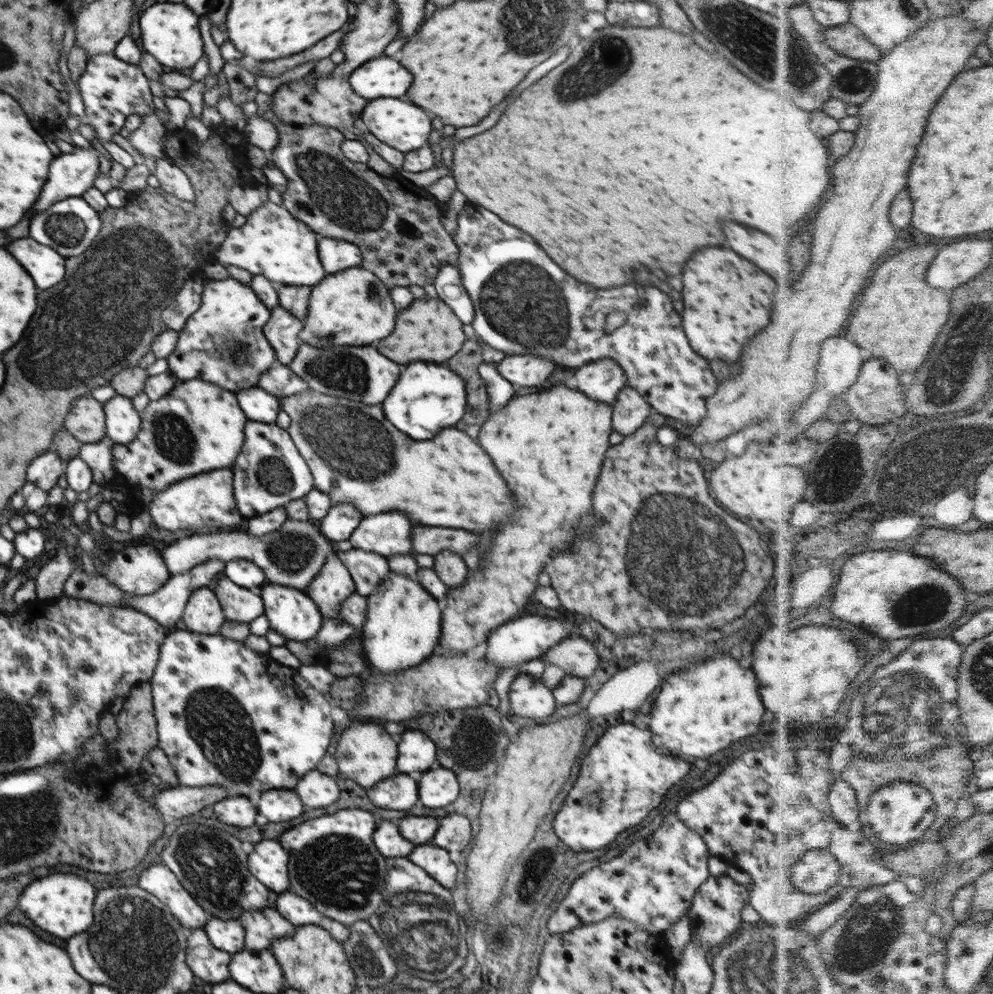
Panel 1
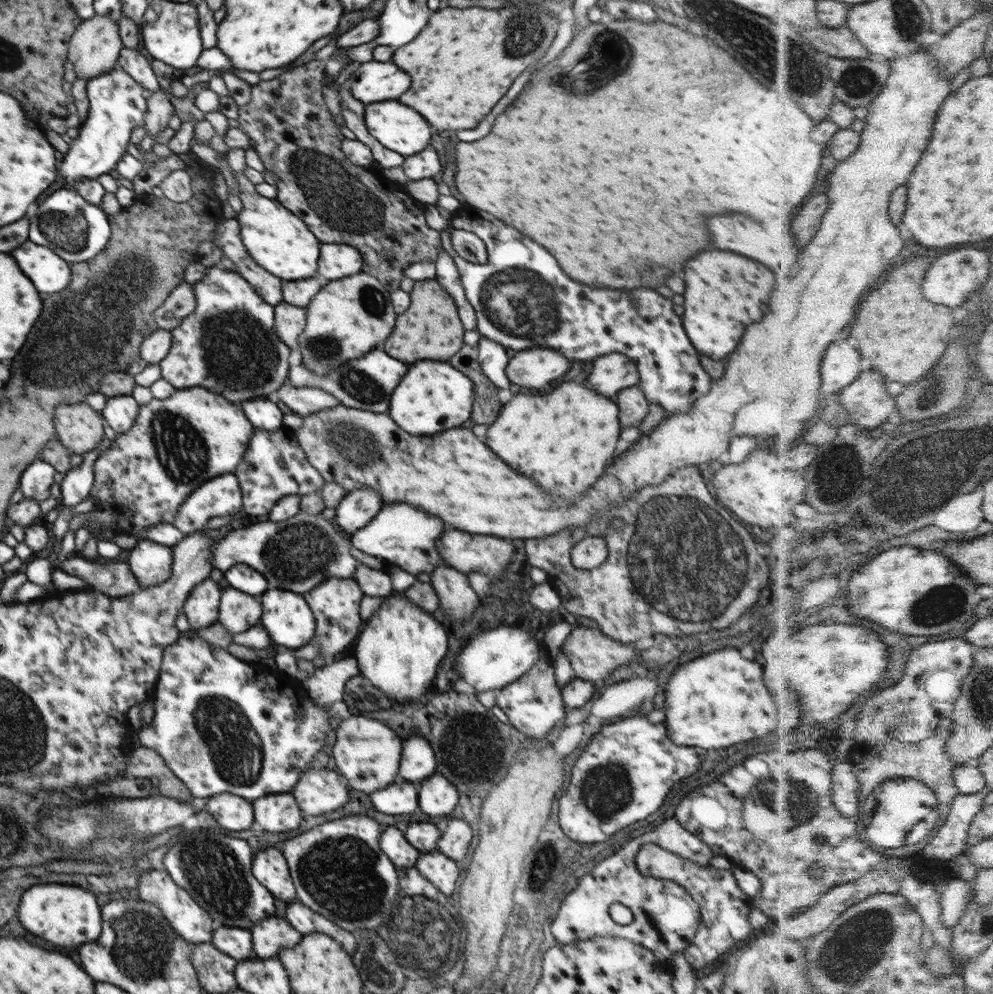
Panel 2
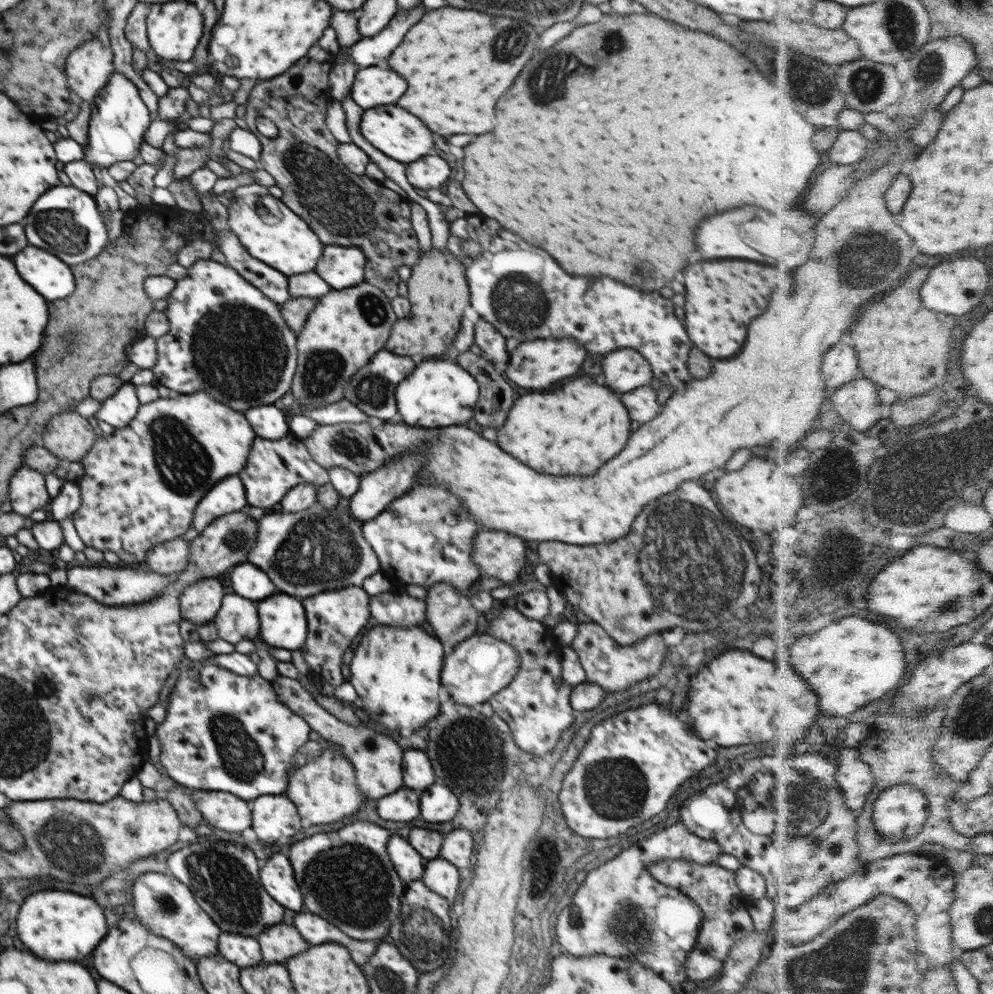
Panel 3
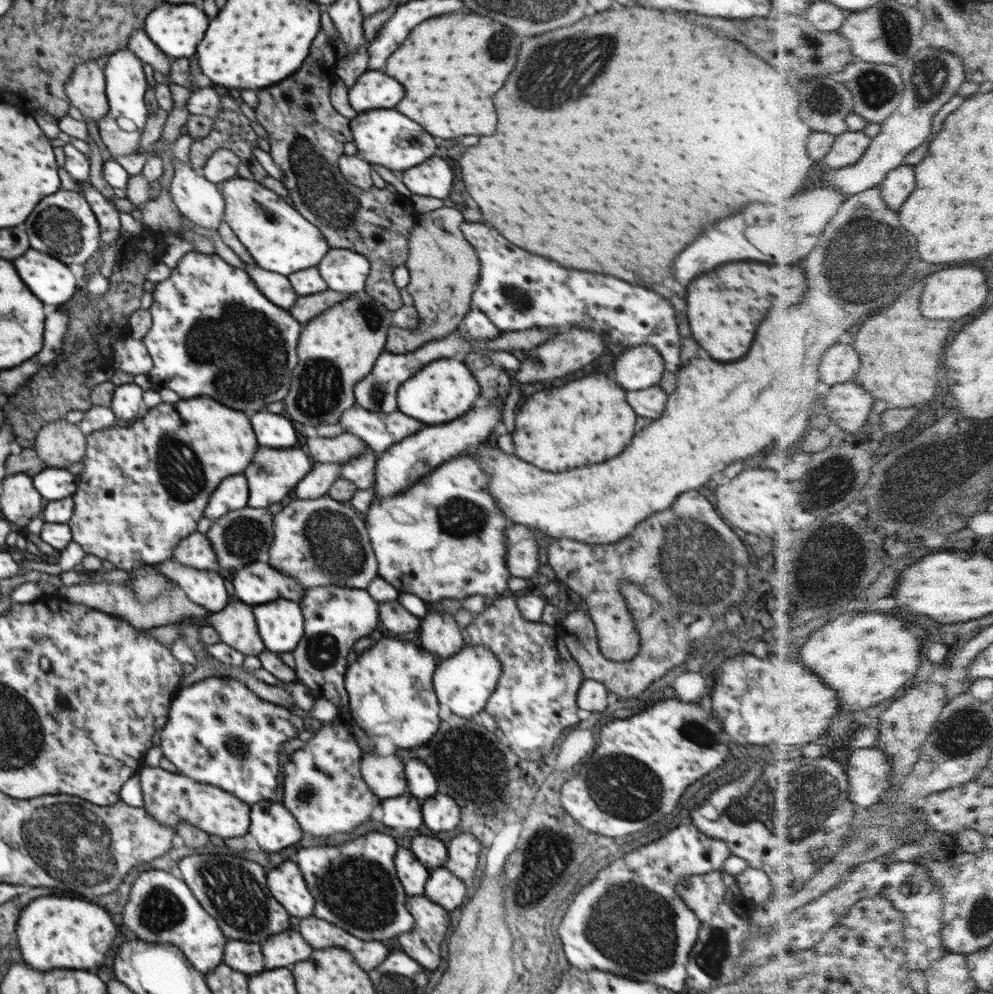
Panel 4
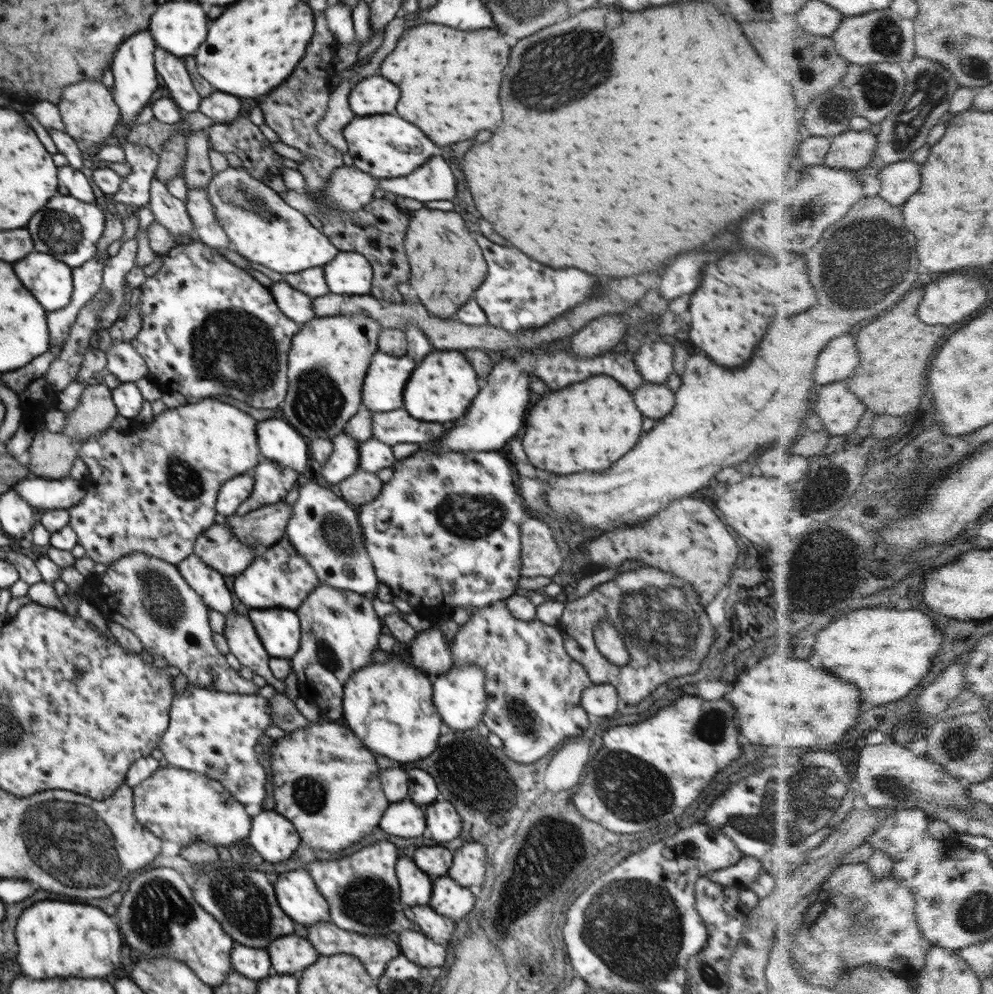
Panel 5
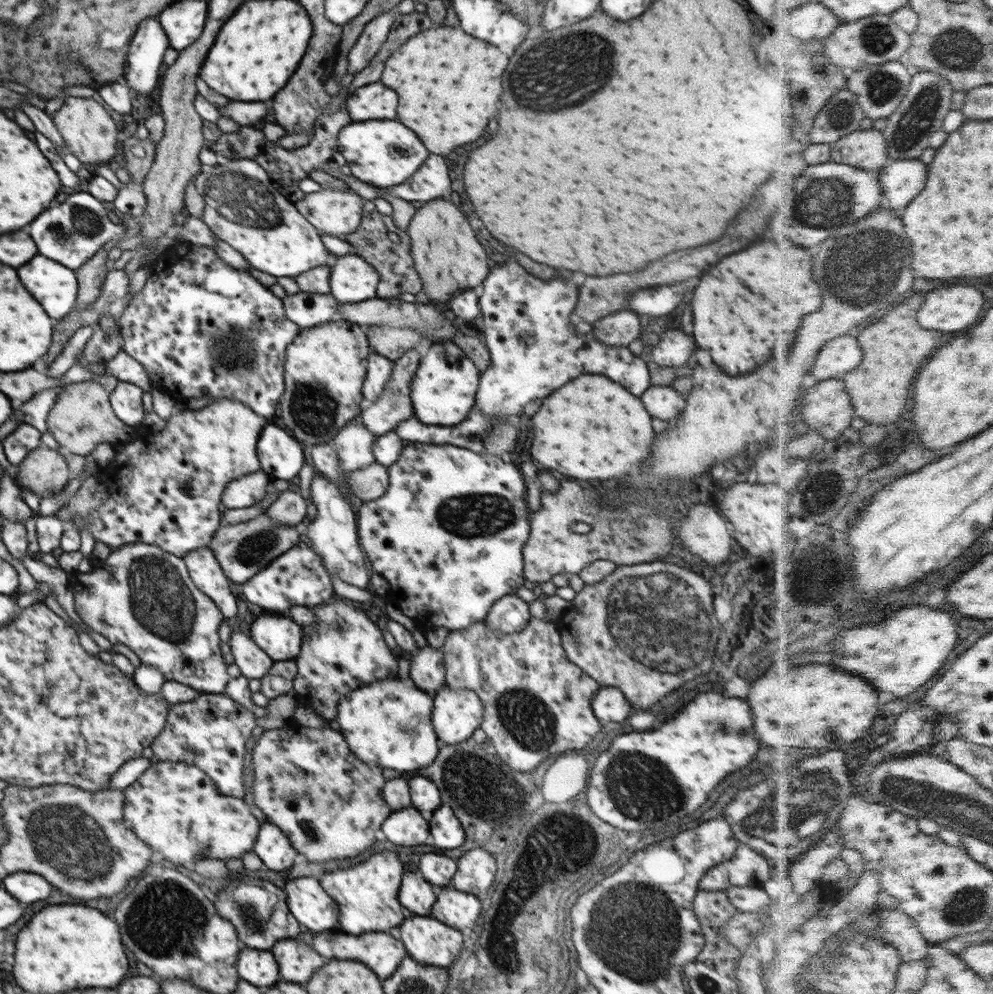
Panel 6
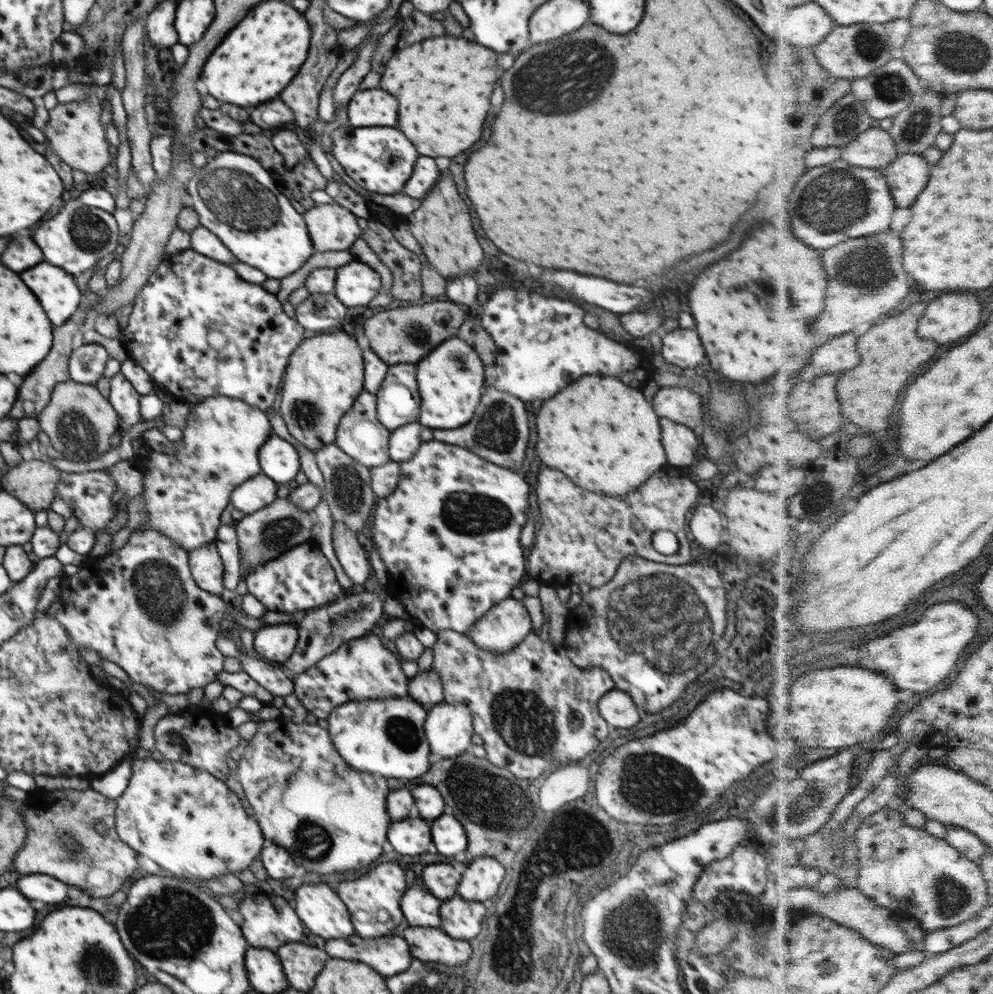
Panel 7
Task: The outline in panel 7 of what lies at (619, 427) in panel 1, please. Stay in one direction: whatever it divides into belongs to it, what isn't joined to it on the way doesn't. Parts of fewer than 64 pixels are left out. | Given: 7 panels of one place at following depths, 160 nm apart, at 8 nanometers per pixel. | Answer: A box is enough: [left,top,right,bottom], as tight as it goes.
[654,387,703,429]

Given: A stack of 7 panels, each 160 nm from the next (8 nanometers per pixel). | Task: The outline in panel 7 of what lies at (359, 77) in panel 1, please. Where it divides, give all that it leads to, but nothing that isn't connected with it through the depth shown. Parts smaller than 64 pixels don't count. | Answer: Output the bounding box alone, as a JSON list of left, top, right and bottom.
[347,90,398,128]

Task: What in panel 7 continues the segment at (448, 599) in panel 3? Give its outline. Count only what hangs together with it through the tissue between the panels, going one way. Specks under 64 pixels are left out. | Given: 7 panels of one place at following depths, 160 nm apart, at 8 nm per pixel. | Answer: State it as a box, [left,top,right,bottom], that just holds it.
[409,669,443,709]

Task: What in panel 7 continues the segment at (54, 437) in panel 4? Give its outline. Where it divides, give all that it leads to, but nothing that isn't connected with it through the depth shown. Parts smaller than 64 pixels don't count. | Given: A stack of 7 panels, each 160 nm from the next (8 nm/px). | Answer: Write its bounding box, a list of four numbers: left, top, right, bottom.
[1,456,59,510]

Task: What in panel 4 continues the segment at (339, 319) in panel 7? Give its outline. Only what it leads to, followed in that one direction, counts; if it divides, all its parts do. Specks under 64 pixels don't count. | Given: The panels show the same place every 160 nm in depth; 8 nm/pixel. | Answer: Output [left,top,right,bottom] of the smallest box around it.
[246,264,297,310]

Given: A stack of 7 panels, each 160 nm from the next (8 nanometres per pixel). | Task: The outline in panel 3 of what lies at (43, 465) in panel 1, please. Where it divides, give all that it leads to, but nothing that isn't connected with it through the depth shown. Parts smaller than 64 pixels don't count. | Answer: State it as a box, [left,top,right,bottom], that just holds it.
[9,467,51,516]

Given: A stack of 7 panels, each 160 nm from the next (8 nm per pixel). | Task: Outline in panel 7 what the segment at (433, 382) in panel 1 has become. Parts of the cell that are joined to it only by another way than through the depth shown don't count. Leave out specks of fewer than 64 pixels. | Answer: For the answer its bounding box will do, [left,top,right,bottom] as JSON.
[416,336,486,430]

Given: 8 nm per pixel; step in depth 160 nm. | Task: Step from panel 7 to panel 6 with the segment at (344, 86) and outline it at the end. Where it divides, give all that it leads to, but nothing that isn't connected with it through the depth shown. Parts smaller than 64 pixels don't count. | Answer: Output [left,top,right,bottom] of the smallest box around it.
[346,10,394,75]

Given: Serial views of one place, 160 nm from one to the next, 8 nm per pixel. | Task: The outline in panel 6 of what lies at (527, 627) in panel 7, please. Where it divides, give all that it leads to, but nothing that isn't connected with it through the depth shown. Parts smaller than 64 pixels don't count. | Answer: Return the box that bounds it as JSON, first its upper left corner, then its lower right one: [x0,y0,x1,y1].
[484,594,531,633]

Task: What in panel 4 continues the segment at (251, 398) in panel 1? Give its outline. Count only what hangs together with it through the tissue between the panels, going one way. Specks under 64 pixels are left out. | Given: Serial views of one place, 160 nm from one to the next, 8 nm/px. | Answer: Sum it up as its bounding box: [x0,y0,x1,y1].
[252,412,298,448]

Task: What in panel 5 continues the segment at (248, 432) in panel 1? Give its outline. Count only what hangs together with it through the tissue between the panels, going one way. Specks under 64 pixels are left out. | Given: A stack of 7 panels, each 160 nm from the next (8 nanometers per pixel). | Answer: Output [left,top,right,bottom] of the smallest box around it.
[235,458,299,516]

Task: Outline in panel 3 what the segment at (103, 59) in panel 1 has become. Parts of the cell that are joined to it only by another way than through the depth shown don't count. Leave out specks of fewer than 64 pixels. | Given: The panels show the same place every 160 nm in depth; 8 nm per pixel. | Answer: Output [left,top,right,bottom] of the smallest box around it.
[84,70,152,168]

